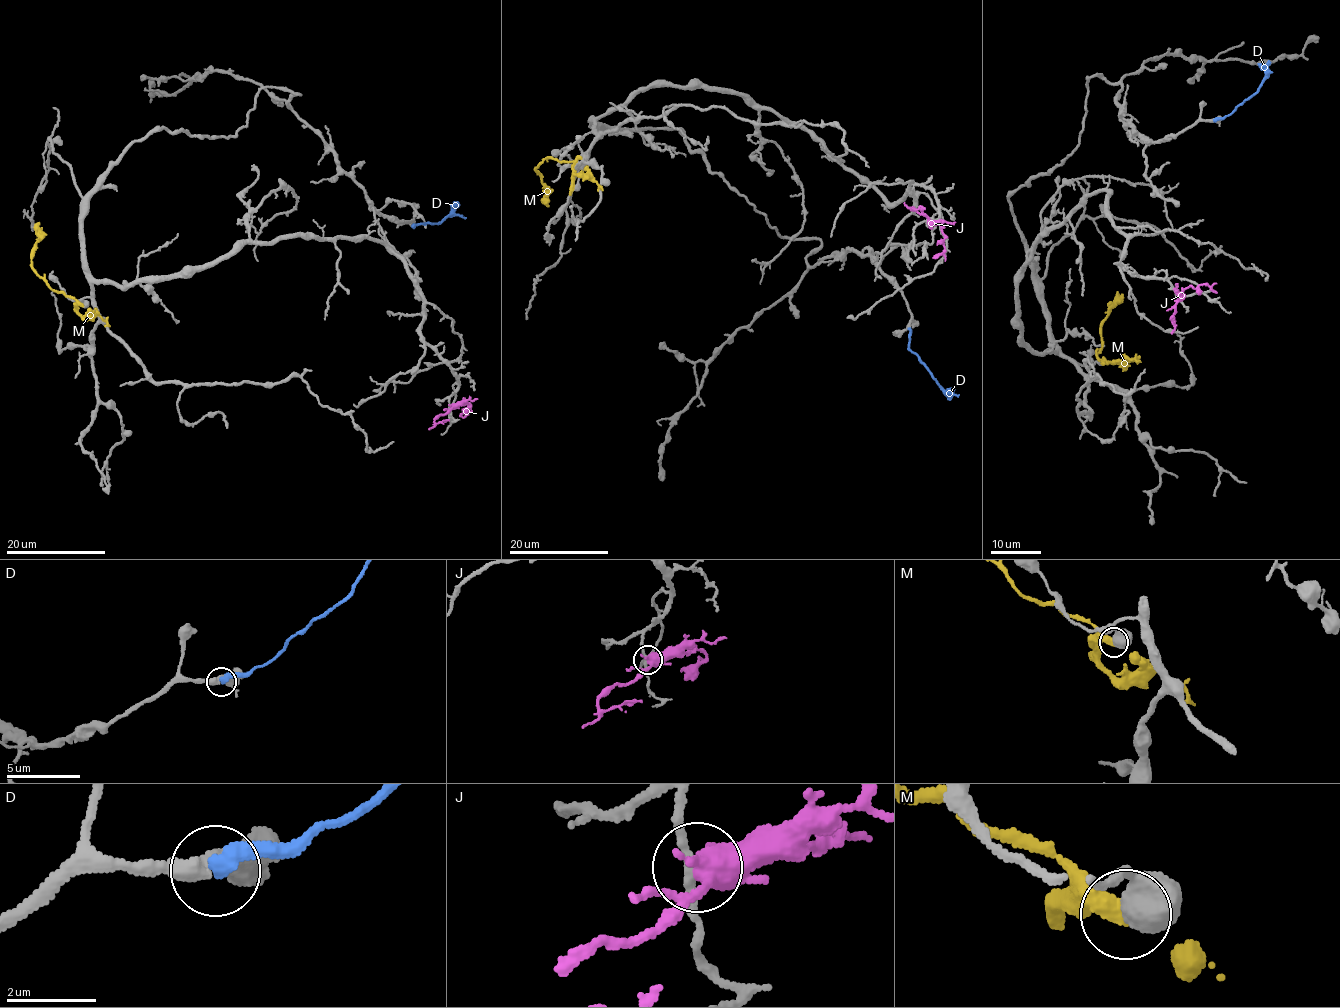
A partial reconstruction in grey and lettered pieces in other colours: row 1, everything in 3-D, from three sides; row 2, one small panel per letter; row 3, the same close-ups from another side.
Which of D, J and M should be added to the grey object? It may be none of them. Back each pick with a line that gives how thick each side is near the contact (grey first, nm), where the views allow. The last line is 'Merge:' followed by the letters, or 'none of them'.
D: 320 nm thick on the grey side, 360 nm on the other
Merge: D

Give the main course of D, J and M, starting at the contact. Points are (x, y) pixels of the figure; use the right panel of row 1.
D: (1214, 121), (1232, 113), (1254, 95), (1269, 71), (1272, 72)
J: (1180, 300), (1180, 293), (1187, 287), (1195, 288), (1205, 283), (1215, 293)
M: (1103, 363), (1105, 359), (1098, 358), (1097, 352), (1102, 344), (1101, 325), (1118, 292)

